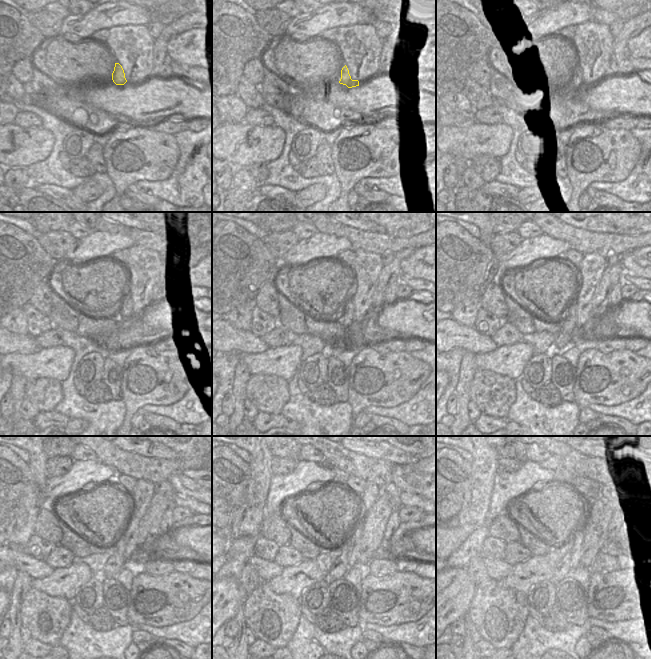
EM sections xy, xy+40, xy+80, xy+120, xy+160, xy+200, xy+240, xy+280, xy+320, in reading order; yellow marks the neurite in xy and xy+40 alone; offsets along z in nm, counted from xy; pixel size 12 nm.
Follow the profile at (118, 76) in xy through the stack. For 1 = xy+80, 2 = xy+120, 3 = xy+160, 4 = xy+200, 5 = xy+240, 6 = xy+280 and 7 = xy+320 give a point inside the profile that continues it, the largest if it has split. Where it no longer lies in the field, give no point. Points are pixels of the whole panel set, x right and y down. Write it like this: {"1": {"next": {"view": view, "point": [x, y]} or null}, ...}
{"1": {"next": {"view": "xy+80", "point": [575, 81]}}, "2": {"next": {"view": "xy+120", "point": [123, 319]}}, "3": {"next": {"view": "xy+160", "point": [348, 315]}}, "4": {"next": {"view": "xy+200", "point": [563, 339]}}, "5": {"next": {"view": "xy+240", "point": [115, 563]}}, "6": {"next": {"view": "xy+280", "point": [339, 568]}}, "7": {"next": {"view": "xy+320", "point": [563, 568]}}}

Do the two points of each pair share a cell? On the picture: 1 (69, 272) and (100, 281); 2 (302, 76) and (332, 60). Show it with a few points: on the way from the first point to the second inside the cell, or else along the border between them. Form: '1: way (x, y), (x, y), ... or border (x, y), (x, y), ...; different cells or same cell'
1: way (77, 279), (79, 281), (92, 281); same cell
2: way (309, 69), (320, 60), (325, 60); same cell

